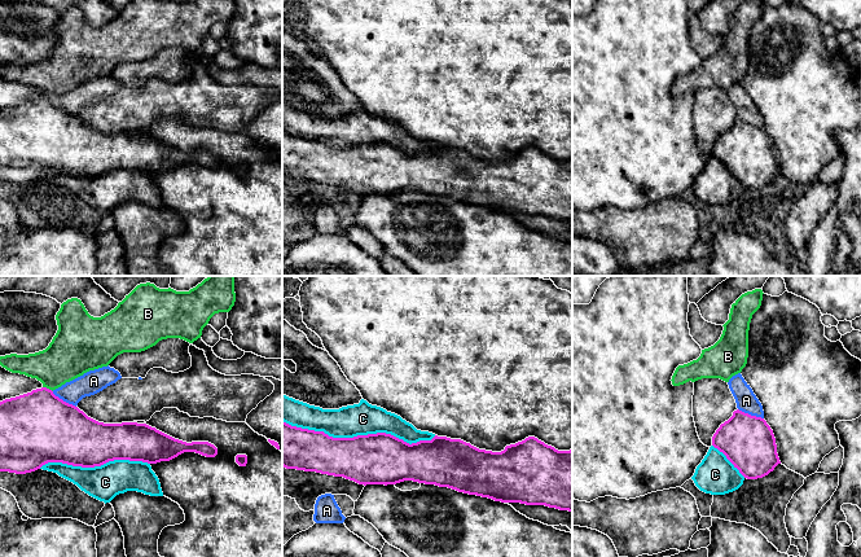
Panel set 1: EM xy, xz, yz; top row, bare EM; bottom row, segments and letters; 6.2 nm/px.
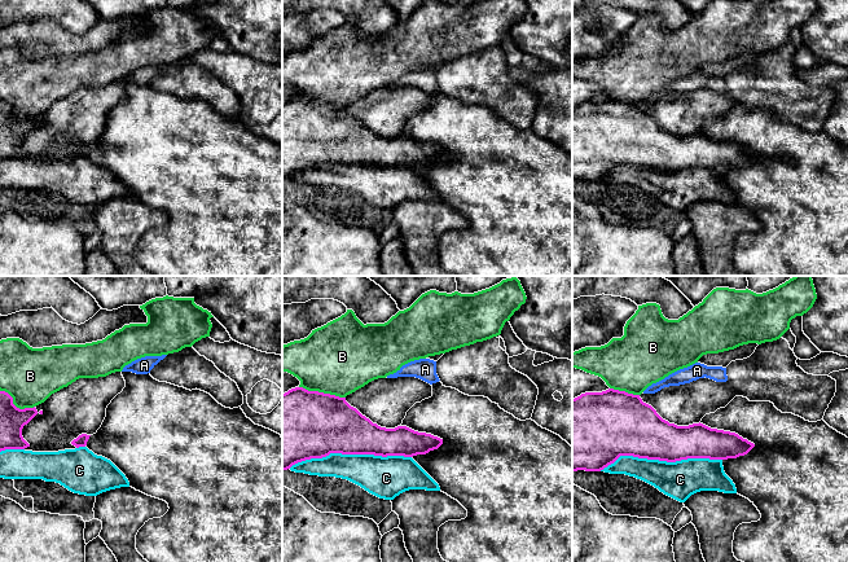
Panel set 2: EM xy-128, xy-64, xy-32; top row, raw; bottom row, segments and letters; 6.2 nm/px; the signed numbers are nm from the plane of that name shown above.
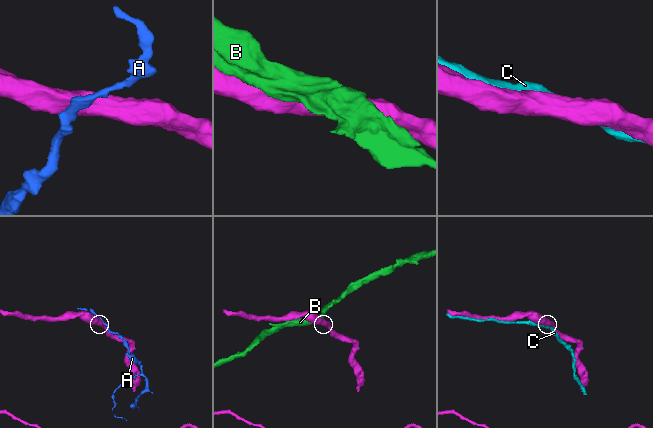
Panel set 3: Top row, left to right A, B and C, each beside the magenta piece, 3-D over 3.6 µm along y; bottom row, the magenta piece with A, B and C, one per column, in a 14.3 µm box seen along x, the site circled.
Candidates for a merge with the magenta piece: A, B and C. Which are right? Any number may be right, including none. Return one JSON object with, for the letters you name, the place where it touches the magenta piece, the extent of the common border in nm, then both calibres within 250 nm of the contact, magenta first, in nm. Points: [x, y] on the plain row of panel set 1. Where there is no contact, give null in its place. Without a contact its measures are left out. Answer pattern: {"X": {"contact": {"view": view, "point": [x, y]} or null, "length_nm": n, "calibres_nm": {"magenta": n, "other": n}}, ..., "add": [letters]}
{"C": {"contact": {"view": "xz", "point": [359, 145]}, "length_nm": 950, "calibres_nm": {"magenta": 320, "other": 200}}, "add": ["C"]}

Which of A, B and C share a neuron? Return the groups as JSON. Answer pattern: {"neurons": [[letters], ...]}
{"neurons": [["A"], ["B"], ["C"]]}

